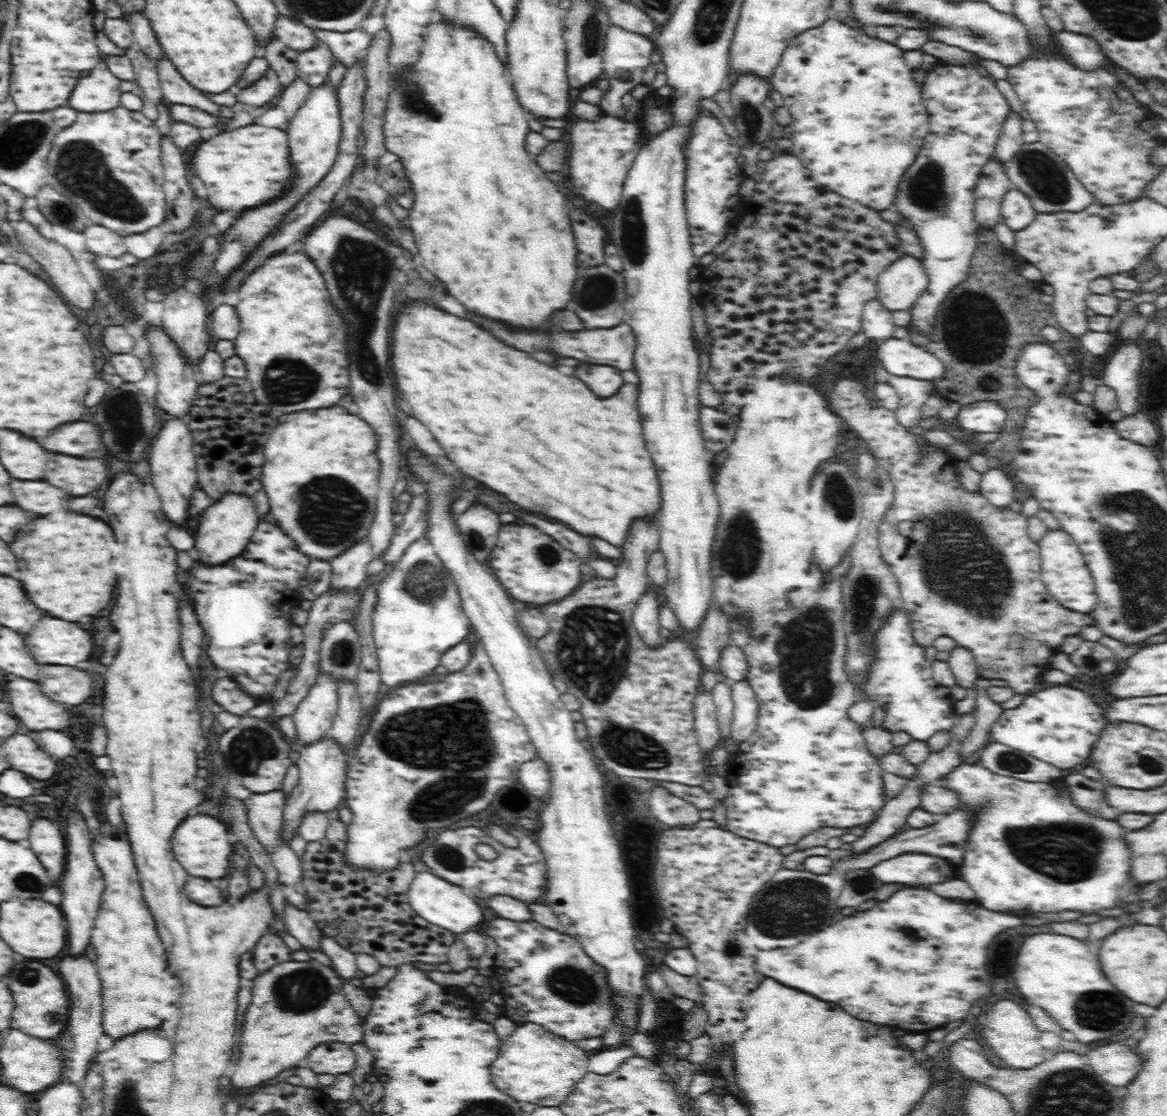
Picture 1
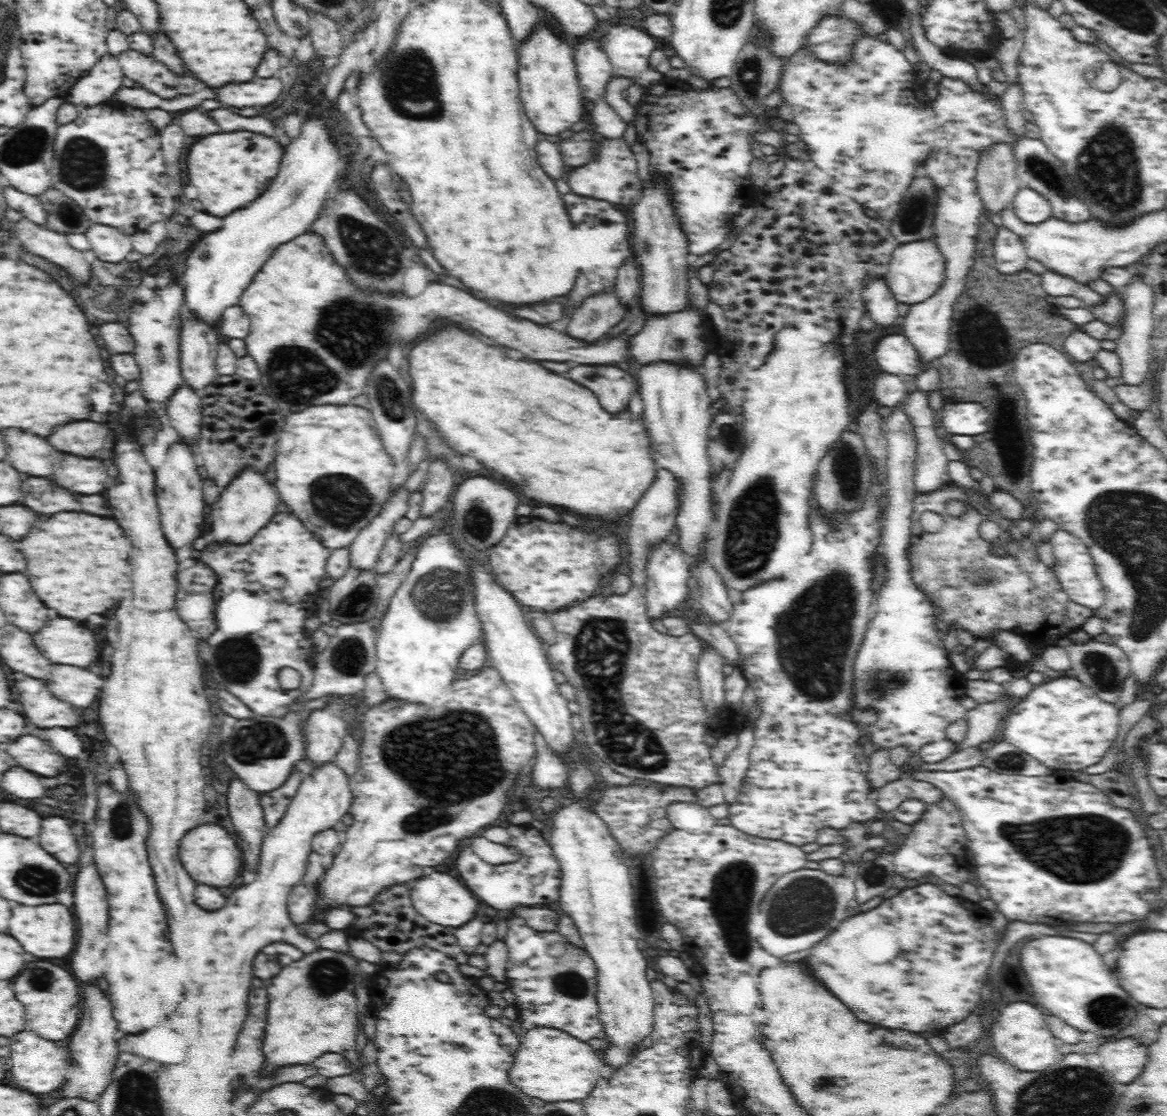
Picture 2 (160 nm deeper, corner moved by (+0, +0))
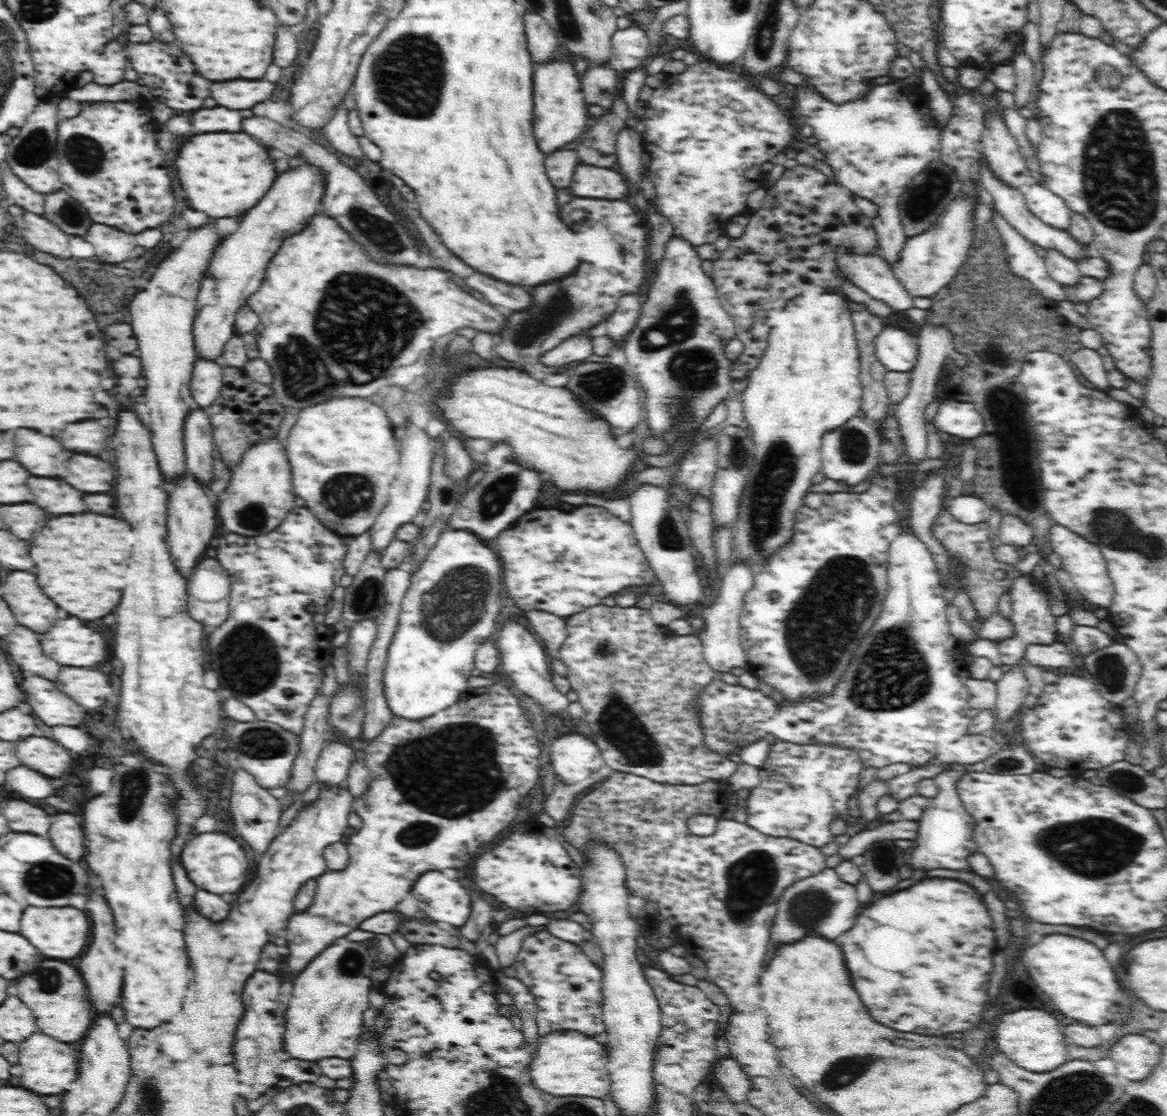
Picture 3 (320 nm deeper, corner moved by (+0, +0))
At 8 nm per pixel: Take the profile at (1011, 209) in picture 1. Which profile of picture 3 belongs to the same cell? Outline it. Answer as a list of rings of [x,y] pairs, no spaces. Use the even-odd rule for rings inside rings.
[[[1038,183],[1027,186],[1023,189],[1023,194],[1030,212],[1042,222],[1053,226],[1054,229],[1069,229],[1072,210],[1063,198]]]

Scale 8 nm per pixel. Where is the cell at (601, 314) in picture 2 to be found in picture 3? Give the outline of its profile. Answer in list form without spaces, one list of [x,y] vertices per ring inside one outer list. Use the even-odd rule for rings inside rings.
[[[574,336],[564,340],[558,348],[546,352],[540,362],[548,368],[562,368],[570,362],[582,362],[588,356],[592,356],[592,342],[588,336]]]

